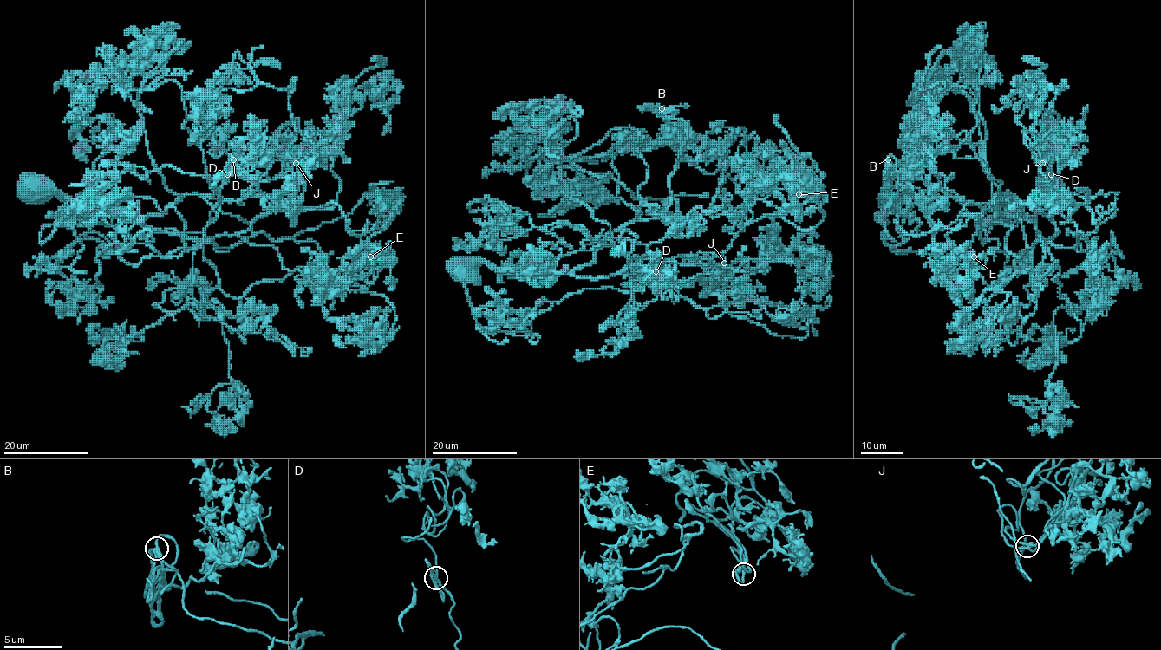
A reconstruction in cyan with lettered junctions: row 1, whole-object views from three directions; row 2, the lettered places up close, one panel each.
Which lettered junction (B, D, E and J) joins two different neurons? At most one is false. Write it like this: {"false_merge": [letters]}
{"false_merge": []}

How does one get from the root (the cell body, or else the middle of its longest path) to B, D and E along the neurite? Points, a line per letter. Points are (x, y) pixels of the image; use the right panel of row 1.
B: (1051, 185), (1042, 191), (1051, 220), (1011, 195), (970, 204), (902, 185), (888, 159)
D: (1051, 185), (1042, 191), (1057, 231), (1048, 242), (1074, 247), (1076, 225), (1060, 213), (1057, 180), (1051, 173)
E: (1051, 185), (1042, 191), (1051, 220), (995, 195), (990, 211), (968, 202), (937, 227), (937, 246), (975, 256)

